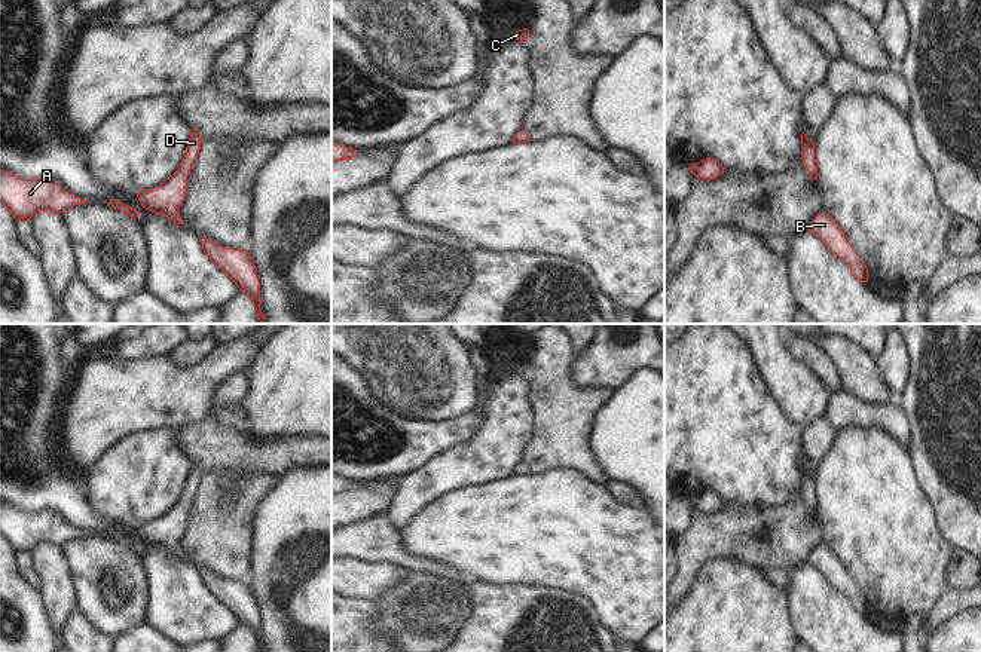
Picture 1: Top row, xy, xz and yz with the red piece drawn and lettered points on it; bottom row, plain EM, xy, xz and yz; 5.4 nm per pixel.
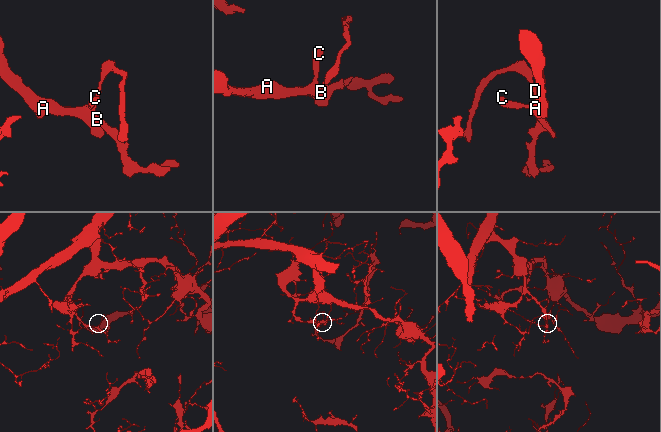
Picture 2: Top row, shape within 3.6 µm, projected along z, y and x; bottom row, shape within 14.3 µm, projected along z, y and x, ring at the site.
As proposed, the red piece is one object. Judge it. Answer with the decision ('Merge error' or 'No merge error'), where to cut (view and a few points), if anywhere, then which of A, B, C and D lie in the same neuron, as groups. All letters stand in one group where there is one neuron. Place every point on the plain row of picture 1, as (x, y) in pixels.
No merge error. No split. Groups: A B C D

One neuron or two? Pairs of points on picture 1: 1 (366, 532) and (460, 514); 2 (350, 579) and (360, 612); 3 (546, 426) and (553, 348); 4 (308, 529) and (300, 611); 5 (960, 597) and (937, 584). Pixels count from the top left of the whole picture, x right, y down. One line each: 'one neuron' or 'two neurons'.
1: two neurons
2: two neurons
3: one neuron
4: one neuron
5: two neurons

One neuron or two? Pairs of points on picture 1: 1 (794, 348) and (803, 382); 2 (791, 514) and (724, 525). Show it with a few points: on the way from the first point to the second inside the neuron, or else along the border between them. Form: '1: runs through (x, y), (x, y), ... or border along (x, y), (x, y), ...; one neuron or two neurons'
1: border along (781, 339), (785, 348), (806, 363), (824, 382); two neurons
2: runs through (775, 519), (763, 519), (757, 525), (740, 525); one neuron

